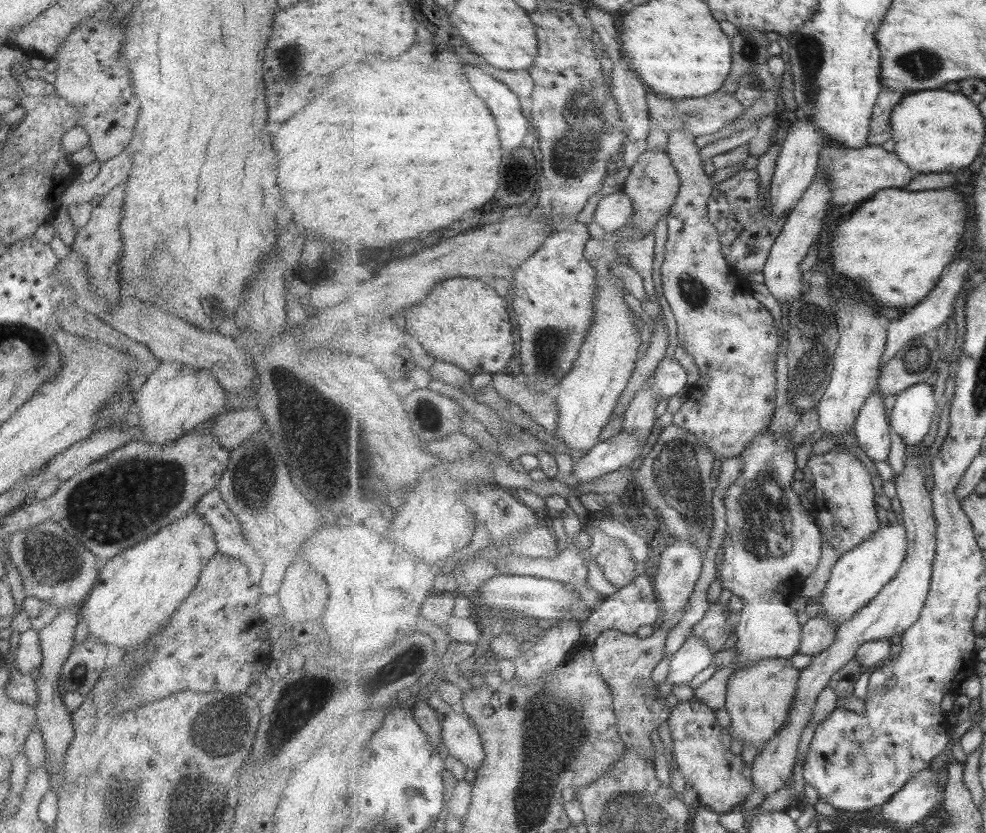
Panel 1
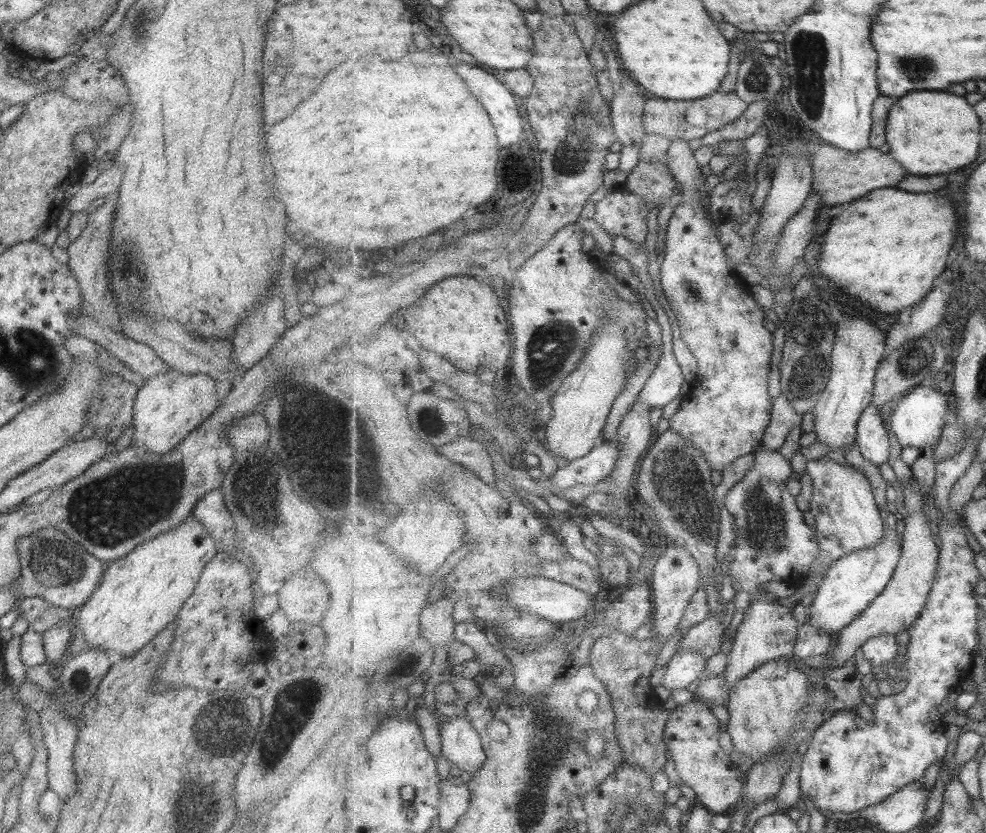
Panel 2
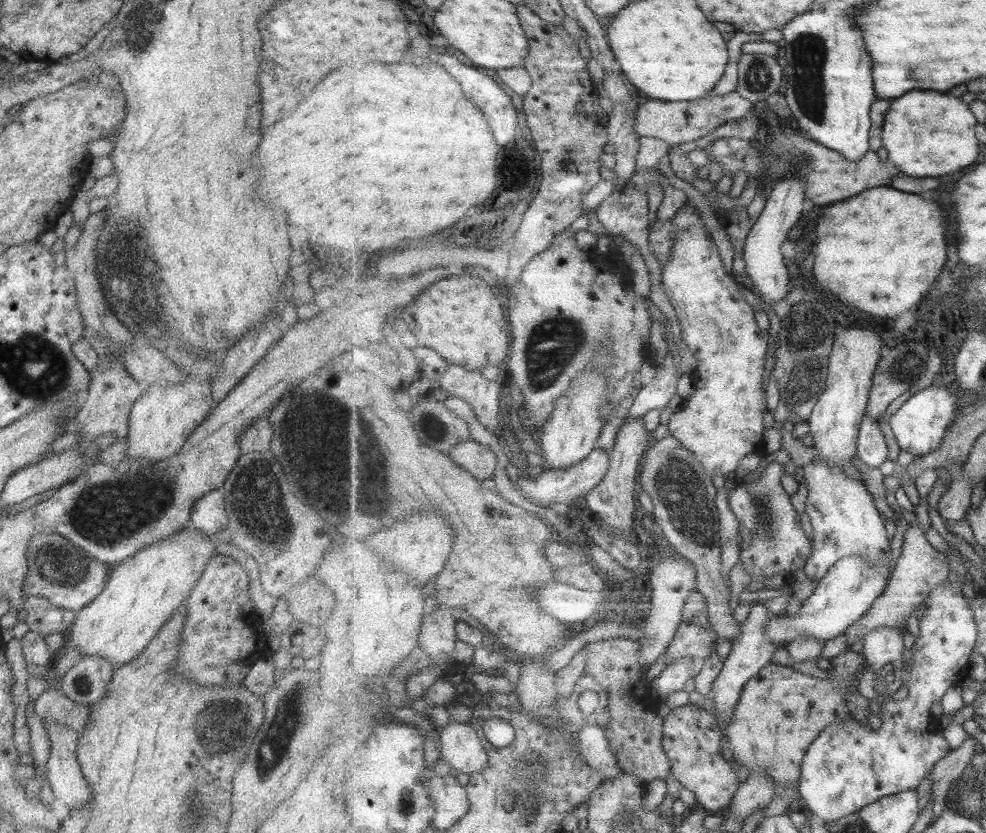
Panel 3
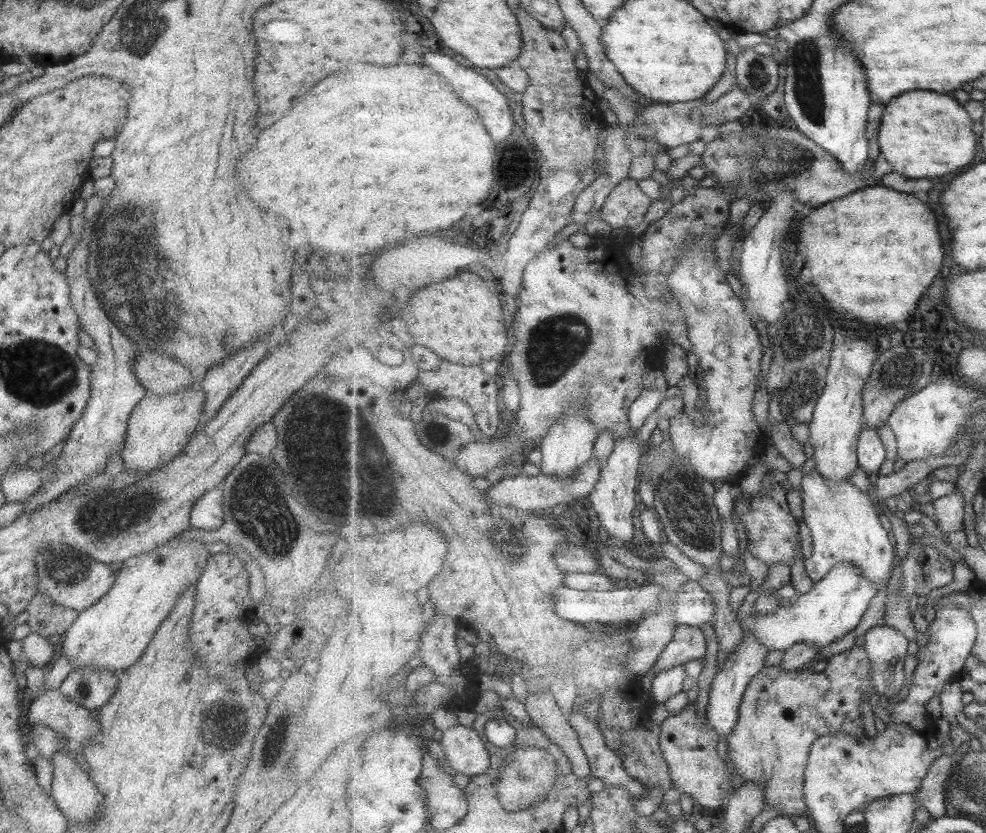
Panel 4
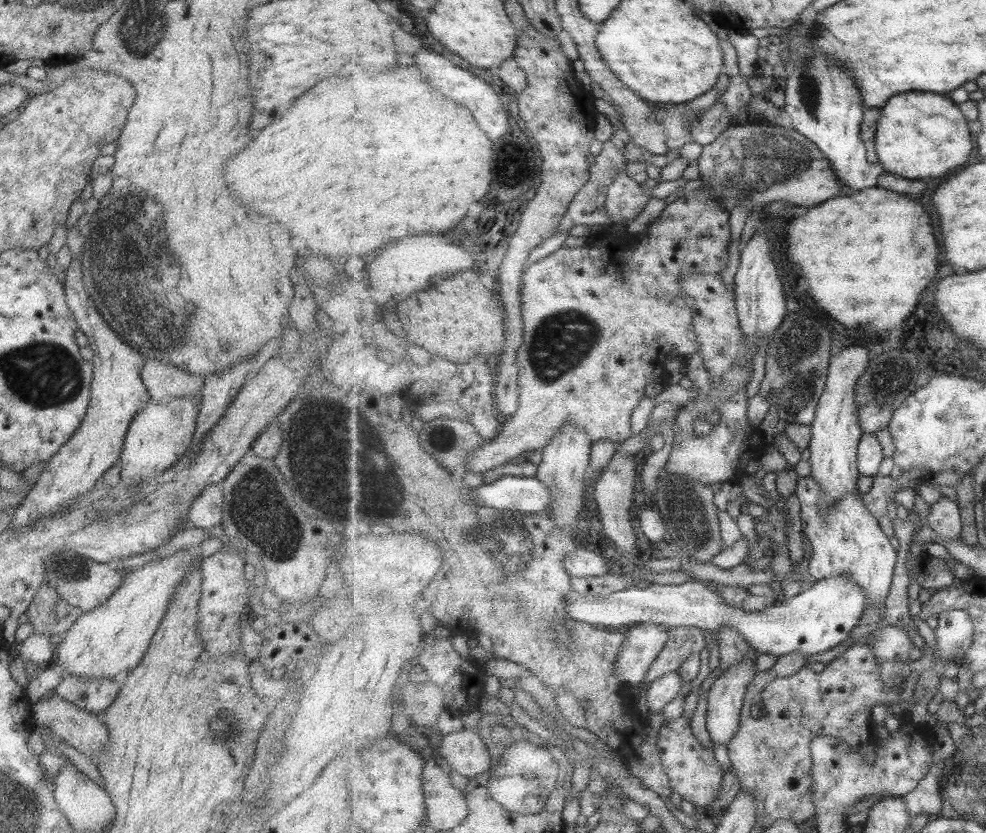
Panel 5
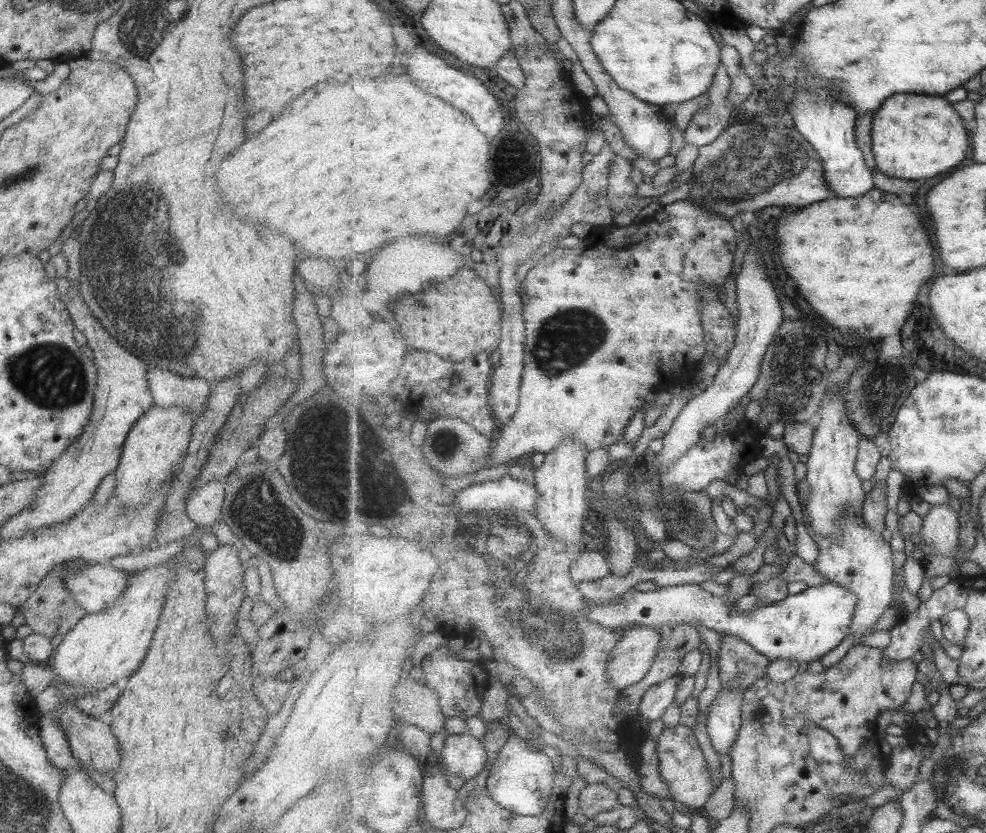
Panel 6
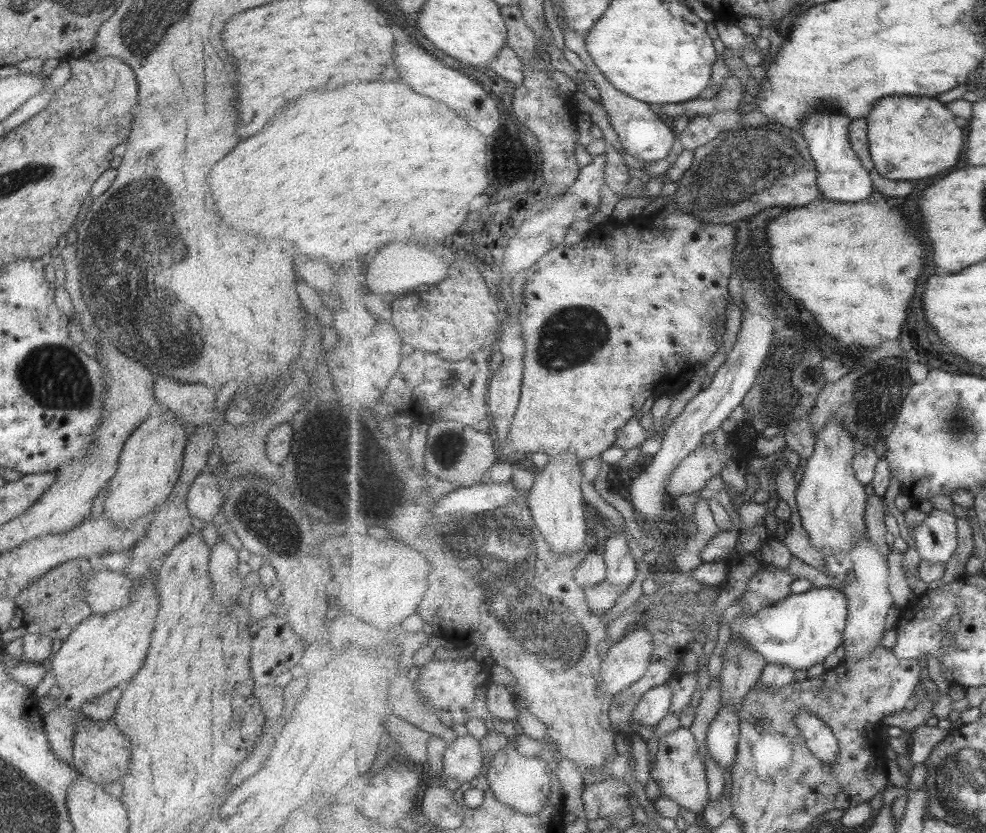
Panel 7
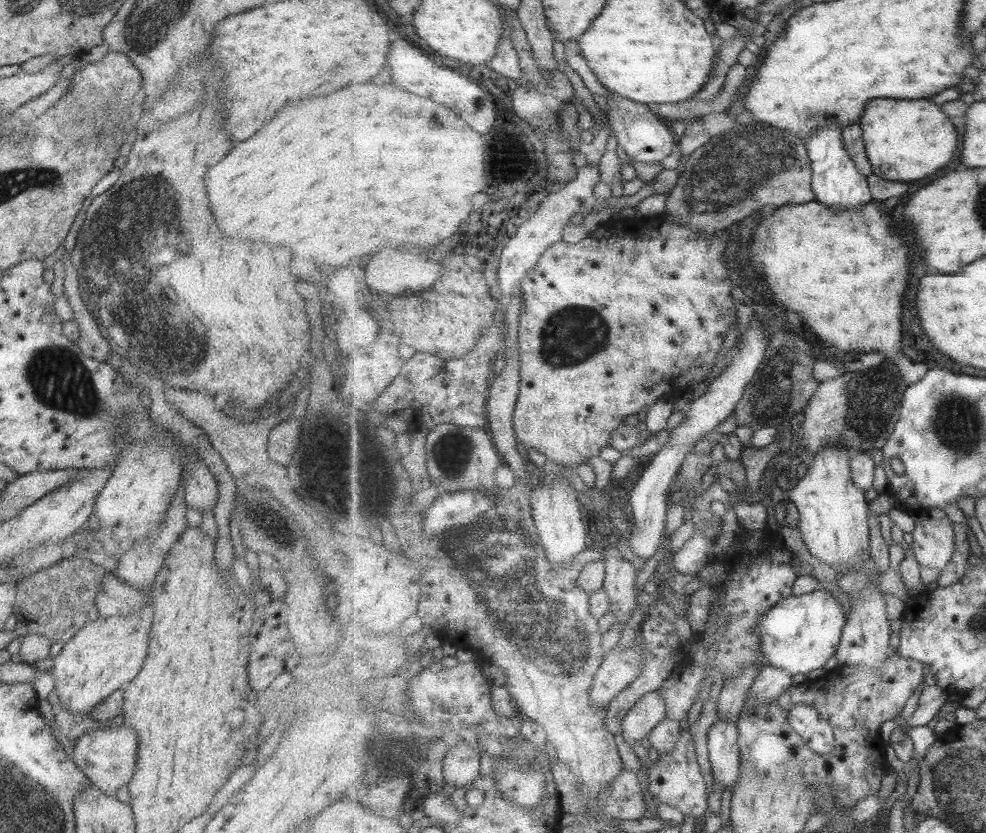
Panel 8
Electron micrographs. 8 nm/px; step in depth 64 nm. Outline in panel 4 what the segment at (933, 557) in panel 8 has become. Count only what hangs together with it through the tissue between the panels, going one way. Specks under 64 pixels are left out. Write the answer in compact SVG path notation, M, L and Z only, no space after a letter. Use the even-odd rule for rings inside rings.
M955 487L953 492L935 500L932 505L935 510L935 519L943 532L952 533L963 530L965 498L959 489Z

